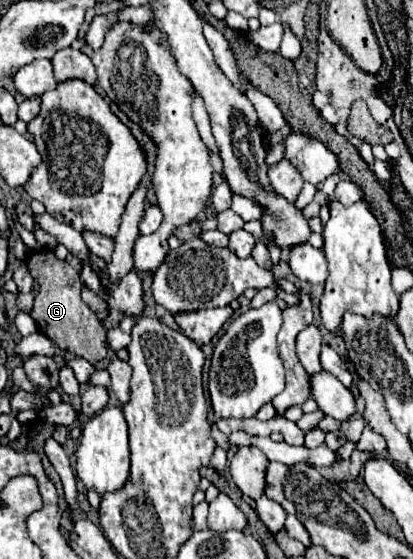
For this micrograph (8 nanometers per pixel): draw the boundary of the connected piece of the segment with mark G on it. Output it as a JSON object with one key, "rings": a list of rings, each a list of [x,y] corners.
{"rings":[[[40,248],[28,254],[26,260],[30,274],[38,282],[38,296],[34,298],[34,306],[30,316],[36,320],[42,334],[50,336],[62,350],[74,352],[88,362],[102,360],[106,356],[106,330],[94,316],[94,312],[80,298],[80,272],[74,270],[66,260],[56,258],[50,248]]]}

